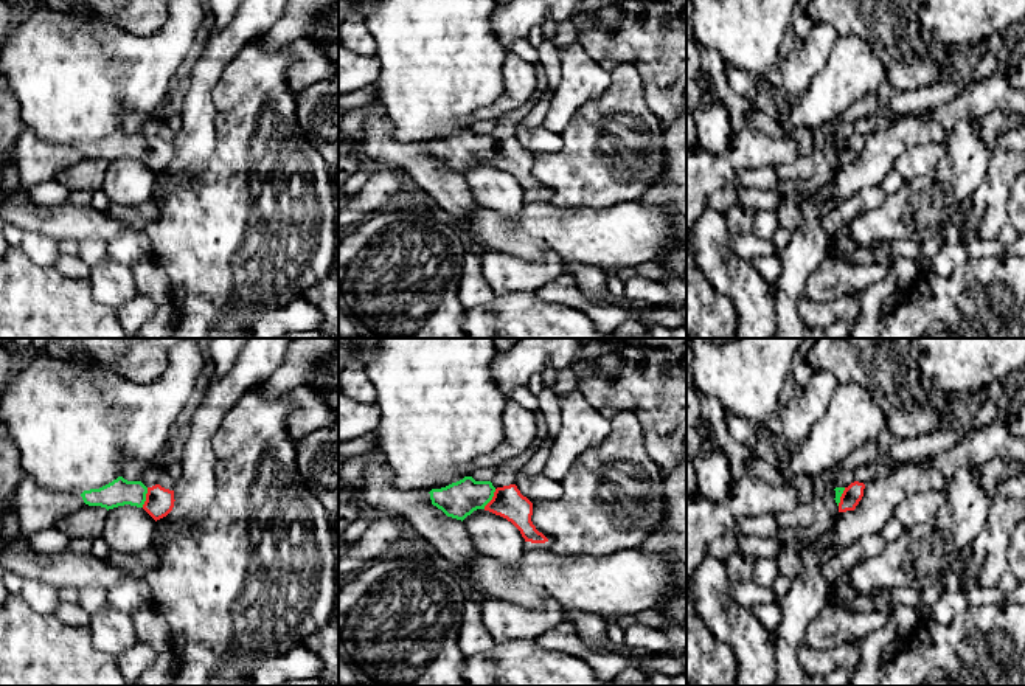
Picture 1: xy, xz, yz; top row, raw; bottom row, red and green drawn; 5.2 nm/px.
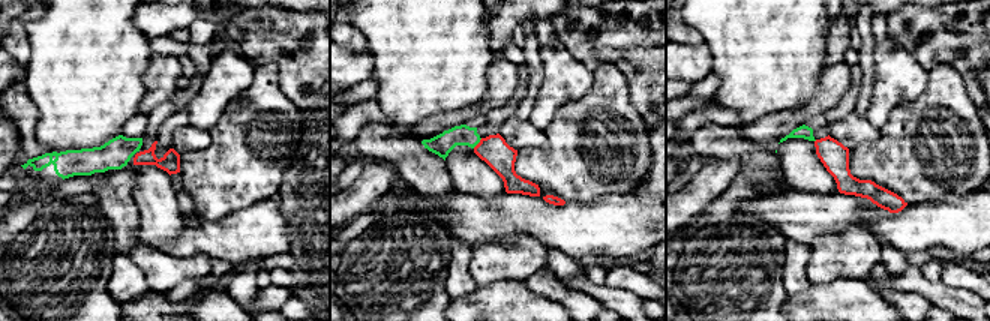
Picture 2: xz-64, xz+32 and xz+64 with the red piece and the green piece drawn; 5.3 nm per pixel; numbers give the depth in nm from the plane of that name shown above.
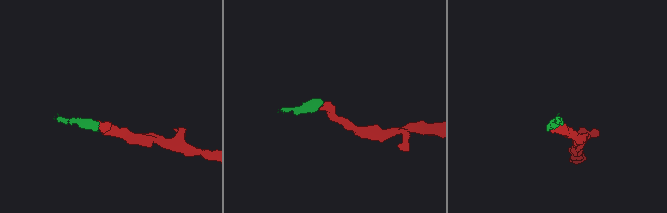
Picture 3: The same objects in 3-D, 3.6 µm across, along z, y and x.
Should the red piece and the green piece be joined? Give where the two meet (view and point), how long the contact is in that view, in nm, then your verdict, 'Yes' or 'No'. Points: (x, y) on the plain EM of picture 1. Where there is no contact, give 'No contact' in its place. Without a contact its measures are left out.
Touches red at xy (146, 149). Shared border 110 nm. Yes

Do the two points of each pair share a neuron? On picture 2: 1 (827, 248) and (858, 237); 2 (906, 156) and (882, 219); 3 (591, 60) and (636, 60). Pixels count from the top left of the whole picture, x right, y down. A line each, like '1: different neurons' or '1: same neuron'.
1: same neuron
2: different neurons
3: same neuron

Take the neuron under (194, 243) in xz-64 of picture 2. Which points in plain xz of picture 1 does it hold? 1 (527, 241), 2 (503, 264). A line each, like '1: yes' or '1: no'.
1: yes
2: no

